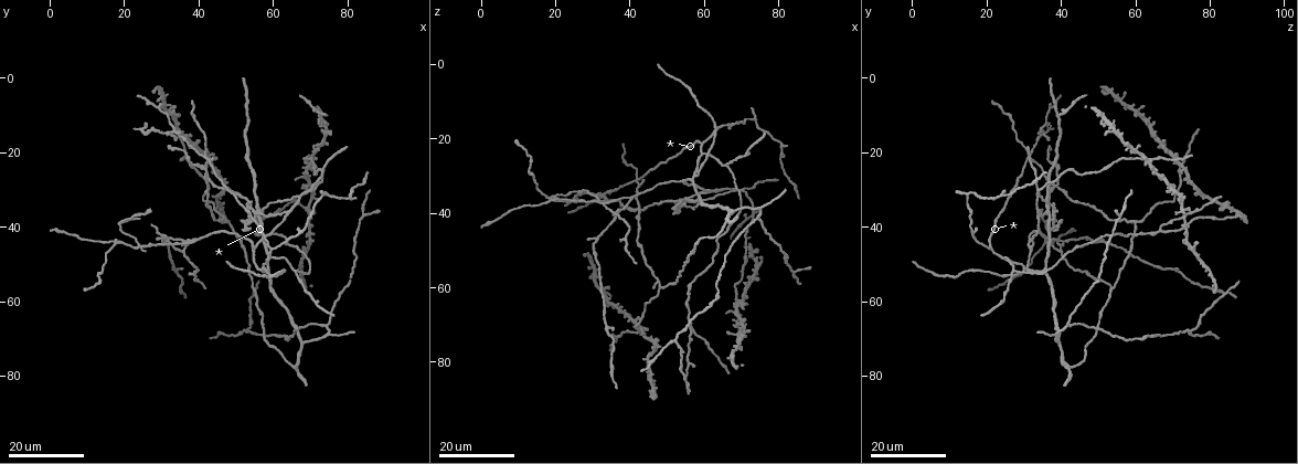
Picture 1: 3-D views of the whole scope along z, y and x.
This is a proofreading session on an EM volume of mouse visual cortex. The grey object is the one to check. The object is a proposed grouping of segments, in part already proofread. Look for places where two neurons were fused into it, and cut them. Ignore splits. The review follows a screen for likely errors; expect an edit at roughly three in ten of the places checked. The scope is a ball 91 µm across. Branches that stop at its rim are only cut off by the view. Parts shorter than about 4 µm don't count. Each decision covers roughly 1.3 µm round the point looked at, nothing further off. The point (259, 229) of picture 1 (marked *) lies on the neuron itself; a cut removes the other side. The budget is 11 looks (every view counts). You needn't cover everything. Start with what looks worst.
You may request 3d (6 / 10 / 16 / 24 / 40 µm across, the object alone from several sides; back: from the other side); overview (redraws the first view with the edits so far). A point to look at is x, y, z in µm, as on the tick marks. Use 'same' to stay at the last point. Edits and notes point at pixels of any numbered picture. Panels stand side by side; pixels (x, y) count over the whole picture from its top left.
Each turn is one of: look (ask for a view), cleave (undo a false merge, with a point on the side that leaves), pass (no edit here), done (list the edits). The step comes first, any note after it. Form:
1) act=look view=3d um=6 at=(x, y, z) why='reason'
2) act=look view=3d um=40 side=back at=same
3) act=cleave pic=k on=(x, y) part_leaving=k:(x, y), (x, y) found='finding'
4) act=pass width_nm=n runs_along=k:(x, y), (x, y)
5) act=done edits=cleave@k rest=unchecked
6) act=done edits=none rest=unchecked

act=look view=3d um=24 at=(23.5, 45.5, 37.0) why='looks like a crossing'

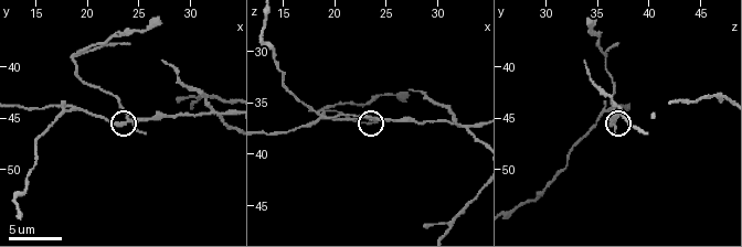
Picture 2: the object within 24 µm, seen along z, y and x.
act=look view=3d um=10 at=(23.8, 45.0, 36.4)

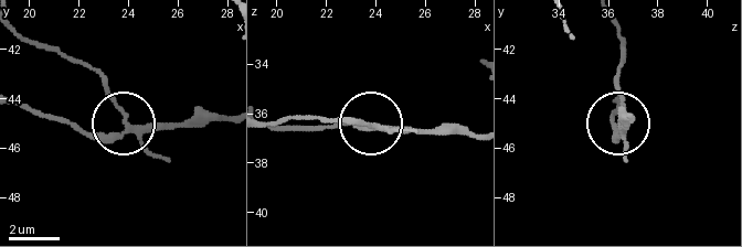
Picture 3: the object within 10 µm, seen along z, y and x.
act=cleave pic=3 on=(163, 158) part_leaving=3:(134, 129), (98, 74), (22, 35) found='two neurons meet here'

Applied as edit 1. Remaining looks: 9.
act=look view=3d um=24 at=(41.5, 20.5, 31.5) why='four arms meet'

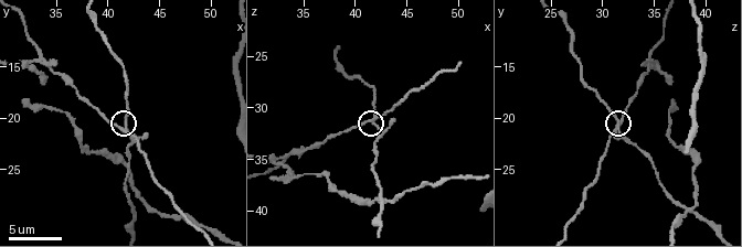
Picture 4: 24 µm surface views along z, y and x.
act=look view=3d um=10 at=(41.8, 21.2, 31.6)

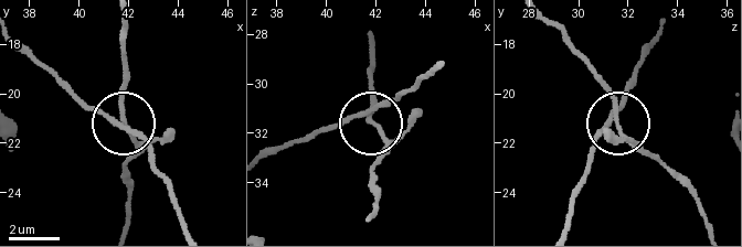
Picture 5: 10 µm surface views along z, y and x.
act=pass runs_along=5:(187, 225), (147, 143), (96, 111), (66, 82) found='one neuron here'

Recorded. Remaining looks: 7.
act=look view=3d um=16 at=(33.0, 44.8, 37.6) why='four-way junction'

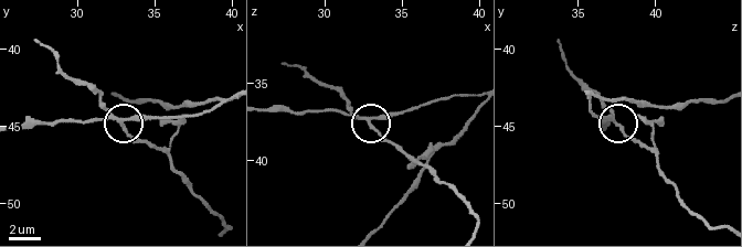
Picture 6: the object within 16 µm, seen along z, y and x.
act=cleave pic=6 on=(101, 104) side_arm_um=25 part_leaving=6:(117, 120), (136, 138), (159, 147), (187, 186), (229, 226) found='a second neuron is stuck on'

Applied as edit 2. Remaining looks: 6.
act=look view=3d um=6 at=(18.6, 44.2, 36.2) why='four arms meet'

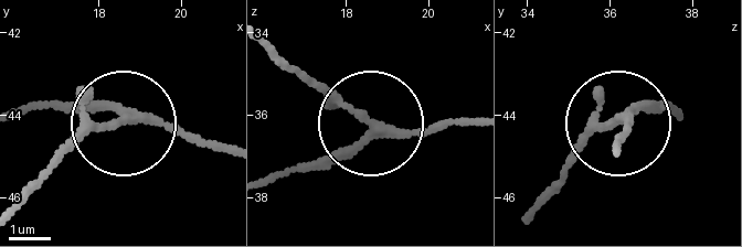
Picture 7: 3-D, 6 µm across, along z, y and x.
act=pass arms=4 found='continuous, no second neuron'

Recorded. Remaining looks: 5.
act=look view=3d um=16 at=(74.5, 68.0, 39.0) why='arms part here'

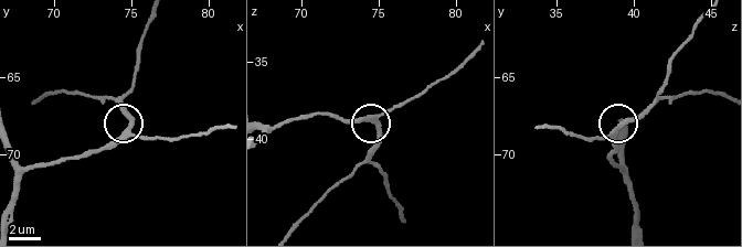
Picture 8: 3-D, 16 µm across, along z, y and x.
act=look view=3d um=10 at=(74.8, 68.4, 38.8) why='zoom in'

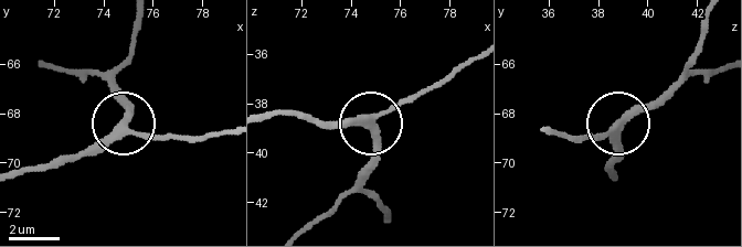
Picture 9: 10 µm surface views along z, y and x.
act=pass side_arm_um=9 runs_along=9:(615, 176), (617, 124), (582, 139) found='one neuron here'

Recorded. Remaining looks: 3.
act=done edits=cleave@3,cleave@6 rest=unchecked

